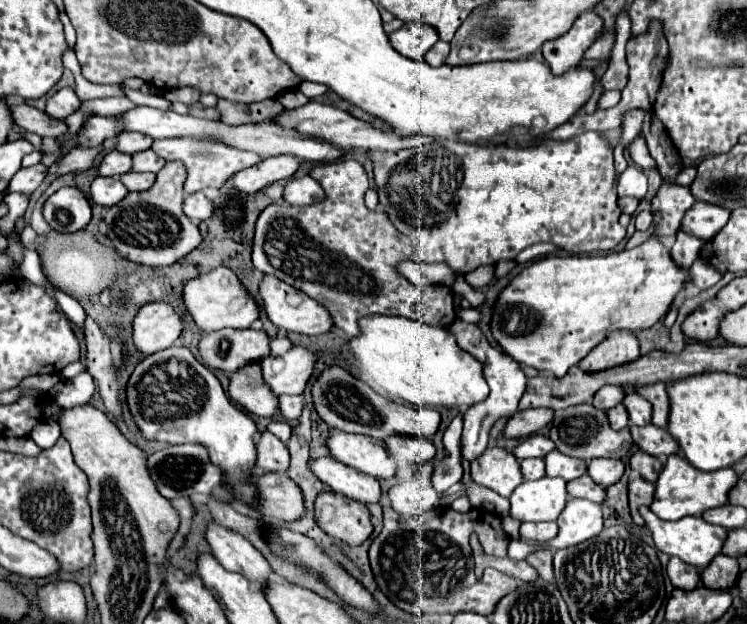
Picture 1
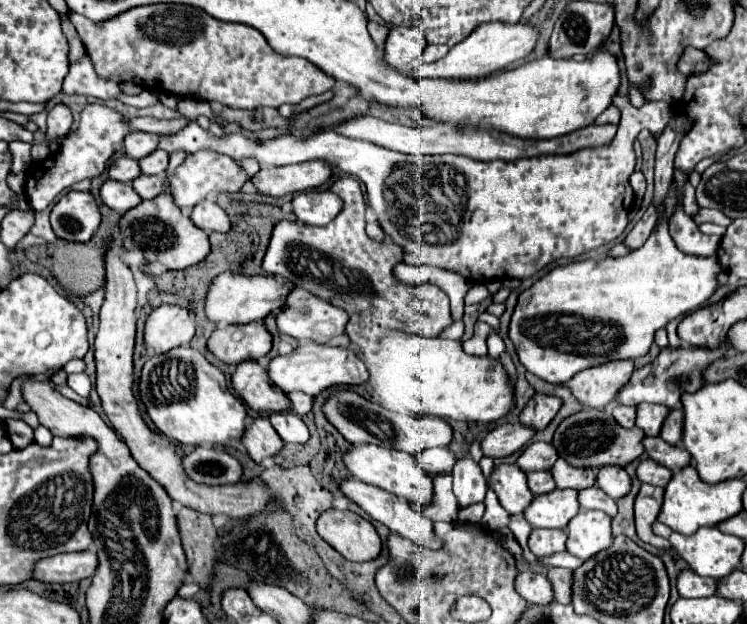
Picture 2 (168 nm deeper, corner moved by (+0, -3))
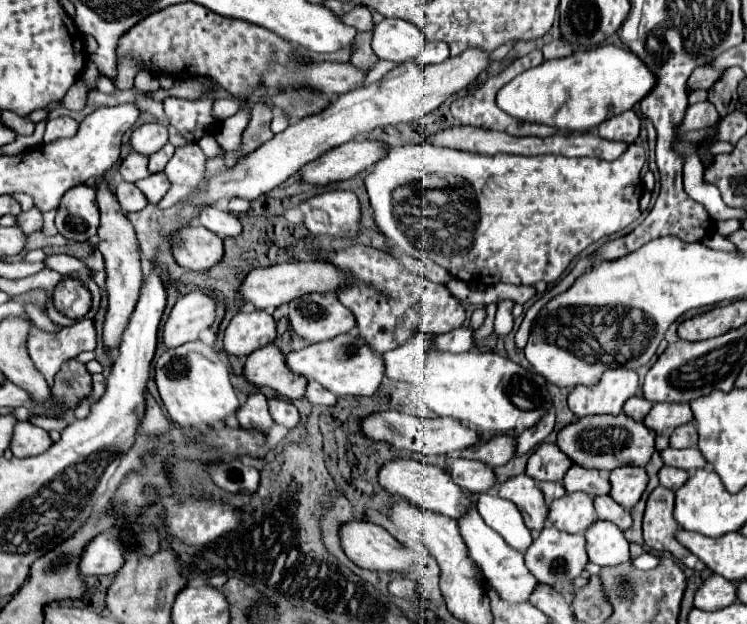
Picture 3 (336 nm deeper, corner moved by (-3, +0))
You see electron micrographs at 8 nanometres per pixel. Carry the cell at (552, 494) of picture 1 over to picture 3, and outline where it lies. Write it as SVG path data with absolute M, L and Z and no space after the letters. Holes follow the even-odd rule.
M565 494L549 506L547 524L567 534L581 534L597 520L589 494Z

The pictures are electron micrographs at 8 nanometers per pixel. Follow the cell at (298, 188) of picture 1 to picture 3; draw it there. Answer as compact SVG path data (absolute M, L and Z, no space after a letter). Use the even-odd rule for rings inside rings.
M333 190L303 202L305 226L315 236L329 238L355 238L361 228L359 200L353 192Z

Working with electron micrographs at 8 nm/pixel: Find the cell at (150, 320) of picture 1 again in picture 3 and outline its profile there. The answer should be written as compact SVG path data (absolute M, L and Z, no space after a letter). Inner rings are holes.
M201 290L179 298L163 328L165 346L177 348L197 340L199 334L215 322L215 308L215 300Z

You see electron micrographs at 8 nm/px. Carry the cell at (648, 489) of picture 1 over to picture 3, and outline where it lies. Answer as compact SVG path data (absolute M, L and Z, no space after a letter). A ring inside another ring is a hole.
M657 486L649 494L643 518L645 546L657 552L671 552L687 568L705 570L707 566L677 540L677 532L681 530L681 526L673 518L673 508L675 508L675 492Z

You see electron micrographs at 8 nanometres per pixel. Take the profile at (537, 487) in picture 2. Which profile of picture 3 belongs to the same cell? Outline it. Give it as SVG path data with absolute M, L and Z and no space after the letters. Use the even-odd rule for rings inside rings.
M541 482L539 486L541 486L543 494L545 494L547 504L551 504L553 500L557 500L557 498L561 498L565 494L565 488L563 488L561 482Z

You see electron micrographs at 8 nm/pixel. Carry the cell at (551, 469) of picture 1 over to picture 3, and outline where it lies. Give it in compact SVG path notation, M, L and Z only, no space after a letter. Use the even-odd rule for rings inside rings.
M571 466L563 478L563 486L567 492L585 492L589 496L609 494L609 480L599 476L599 470L587 470L583 466Z

